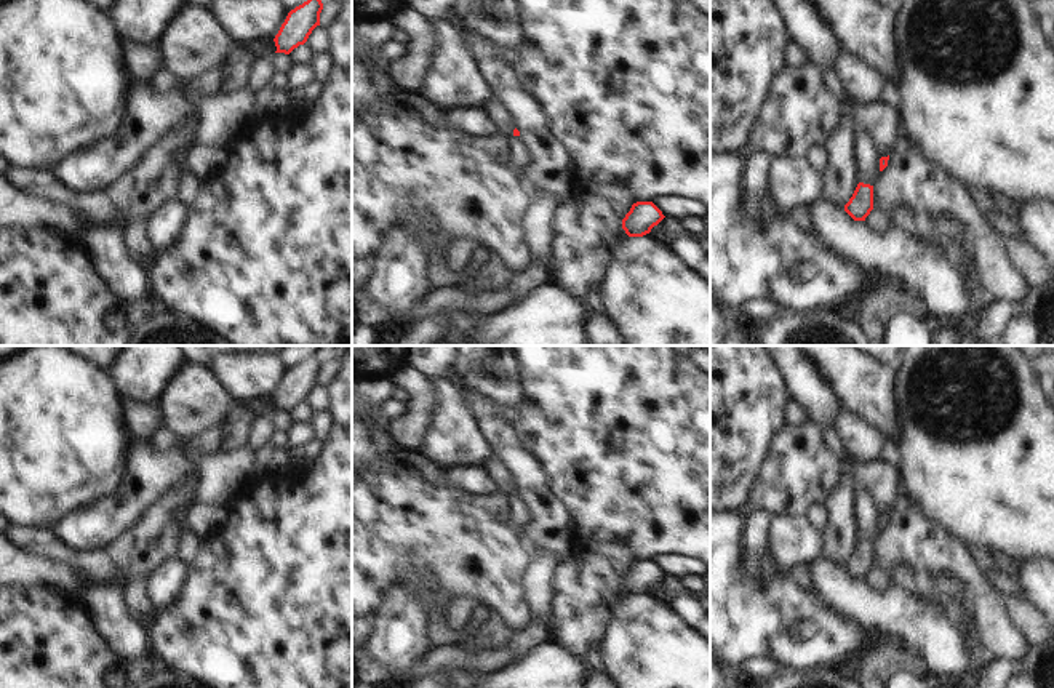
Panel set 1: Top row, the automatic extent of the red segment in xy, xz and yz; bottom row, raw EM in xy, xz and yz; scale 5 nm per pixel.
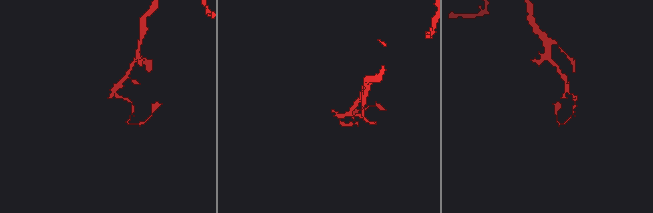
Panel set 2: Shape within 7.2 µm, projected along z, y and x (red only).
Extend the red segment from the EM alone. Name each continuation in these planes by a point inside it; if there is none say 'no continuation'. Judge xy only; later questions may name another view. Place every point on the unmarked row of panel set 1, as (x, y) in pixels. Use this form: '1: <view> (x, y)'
no continuation

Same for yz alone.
no continuation

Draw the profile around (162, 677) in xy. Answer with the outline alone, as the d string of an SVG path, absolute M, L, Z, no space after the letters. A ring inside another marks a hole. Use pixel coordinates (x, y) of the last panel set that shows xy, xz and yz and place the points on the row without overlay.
M158 666L138 688L206 688L195 677Z

